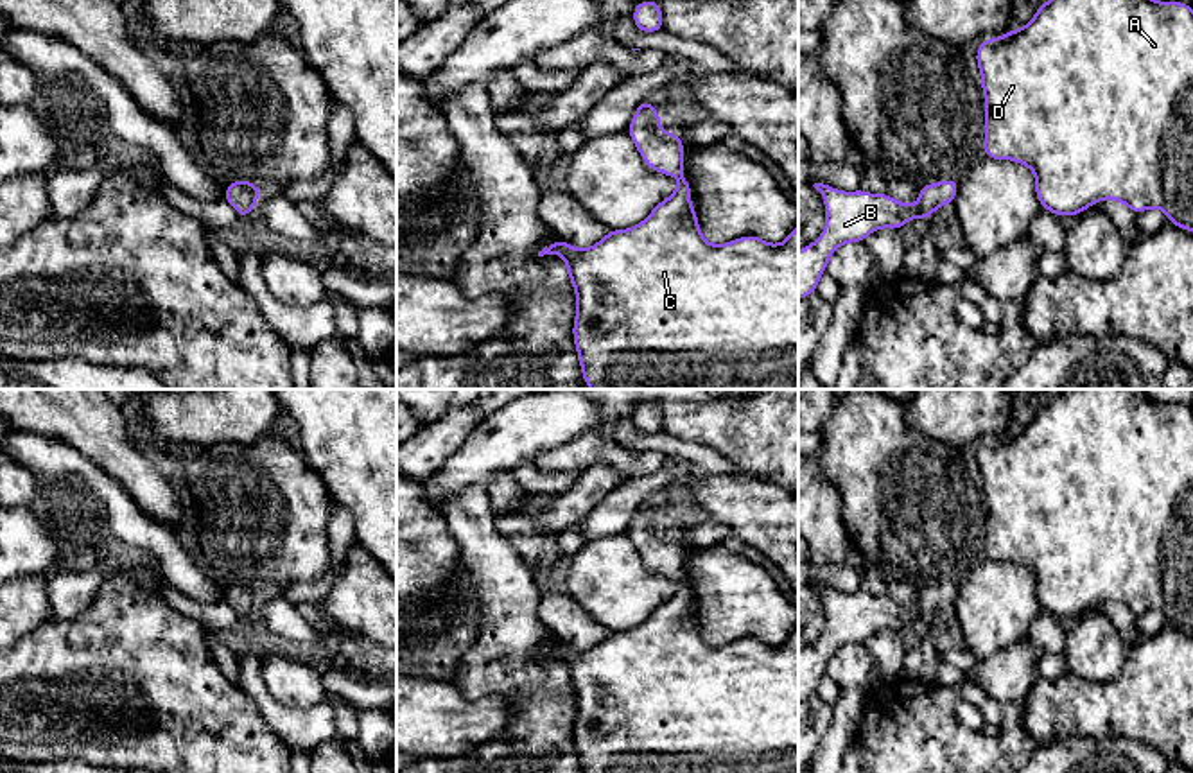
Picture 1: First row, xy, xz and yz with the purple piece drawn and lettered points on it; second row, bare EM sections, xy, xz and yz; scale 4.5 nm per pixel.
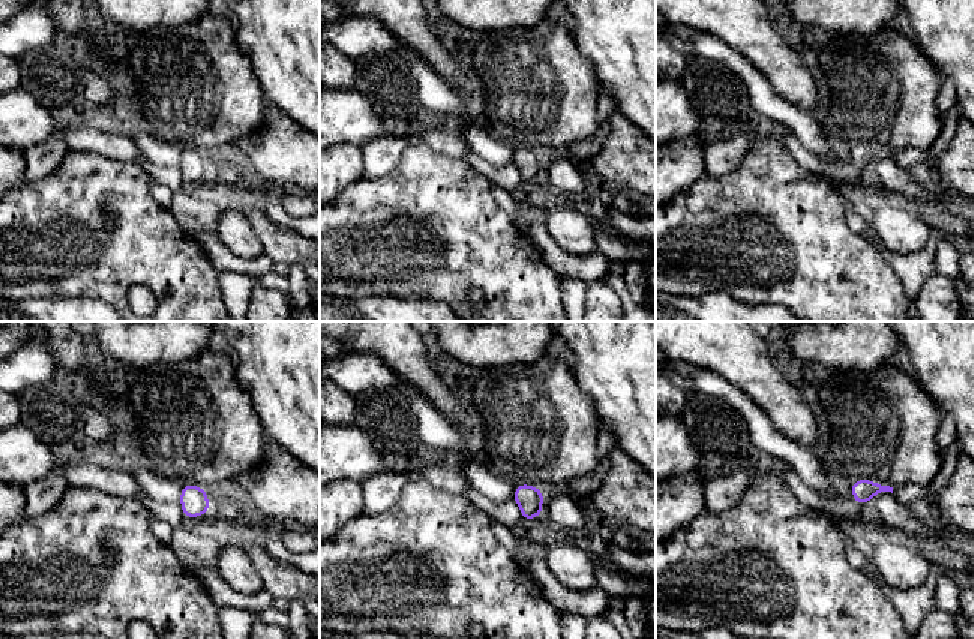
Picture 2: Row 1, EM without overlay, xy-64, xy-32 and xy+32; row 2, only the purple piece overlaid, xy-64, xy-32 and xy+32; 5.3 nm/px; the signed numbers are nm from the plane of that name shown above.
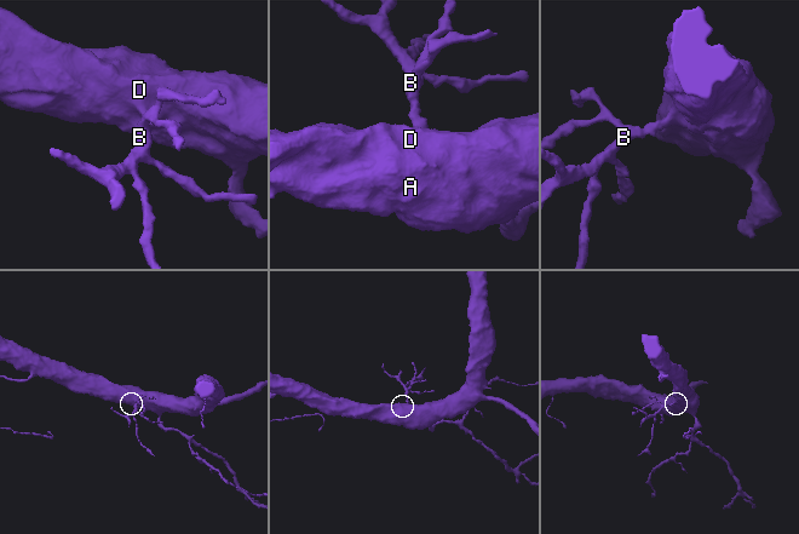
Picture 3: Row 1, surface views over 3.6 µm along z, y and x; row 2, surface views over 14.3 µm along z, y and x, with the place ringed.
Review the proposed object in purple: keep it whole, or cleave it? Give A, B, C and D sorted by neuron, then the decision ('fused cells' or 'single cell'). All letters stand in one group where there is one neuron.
A B C D | single cell

